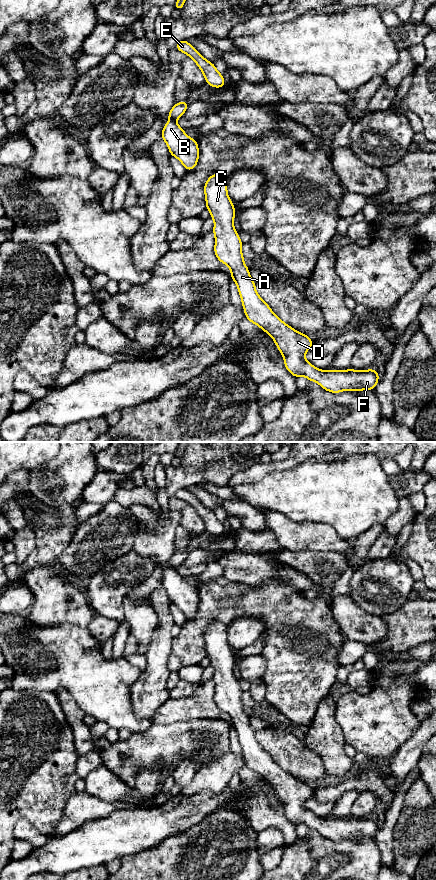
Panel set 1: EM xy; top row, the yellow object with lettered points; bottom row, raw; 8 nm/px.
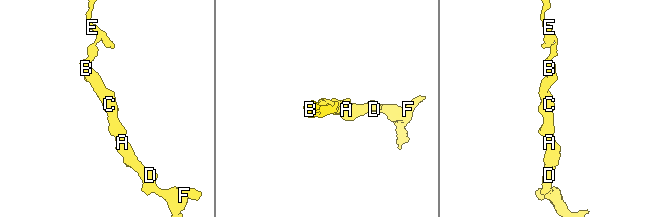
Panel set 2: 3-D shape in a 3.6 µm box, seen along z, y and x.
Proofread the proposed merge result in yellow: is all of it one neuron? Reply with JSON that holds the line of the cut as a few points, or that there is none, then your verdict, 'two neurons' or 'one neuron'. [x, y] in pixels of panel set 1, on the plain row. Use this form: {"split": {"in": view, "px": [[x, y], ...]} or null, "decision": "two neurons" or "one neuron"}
{"split": {"in": "xy", "px": [[169, 567], [175, 569]]}, "decision": "two neurons"}

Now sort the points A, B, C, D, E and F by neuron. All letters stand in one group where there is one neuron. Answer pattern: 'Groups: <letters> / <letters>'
Groups: A B C D F / E

